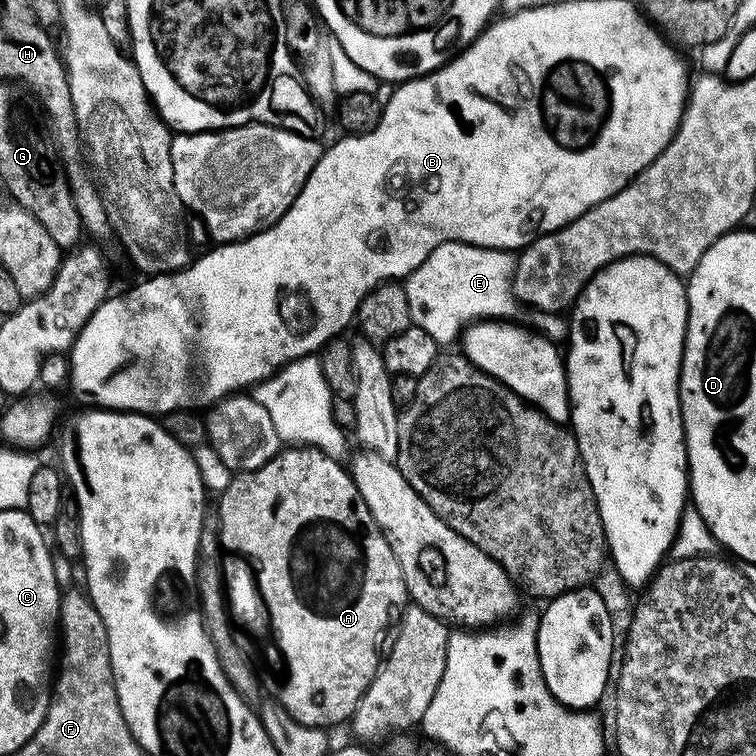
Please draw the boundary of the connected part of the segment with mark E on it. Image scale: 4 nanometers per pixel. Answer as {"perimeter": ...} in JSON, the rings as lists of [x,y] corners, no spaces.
{"perimeter":[[[452,240],[435,248],[403,281],[406,290],[406,302],[410,304],[410,318],[415,327],[426,330],[437,345],[444,346],[452,339],[459,337],[465,327],[481,318],[500,318],[514,301],[514,277],[516,274],[517,257],[503,248],[479,248],[473,244],[460,244]]]}

